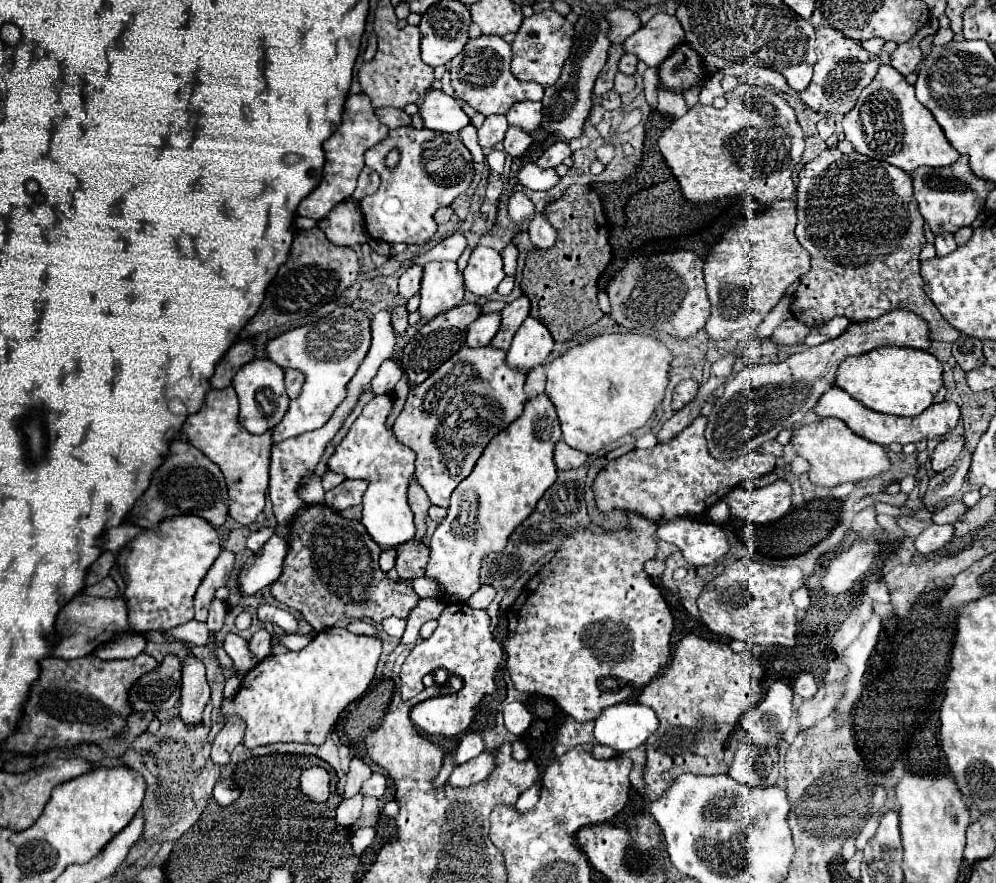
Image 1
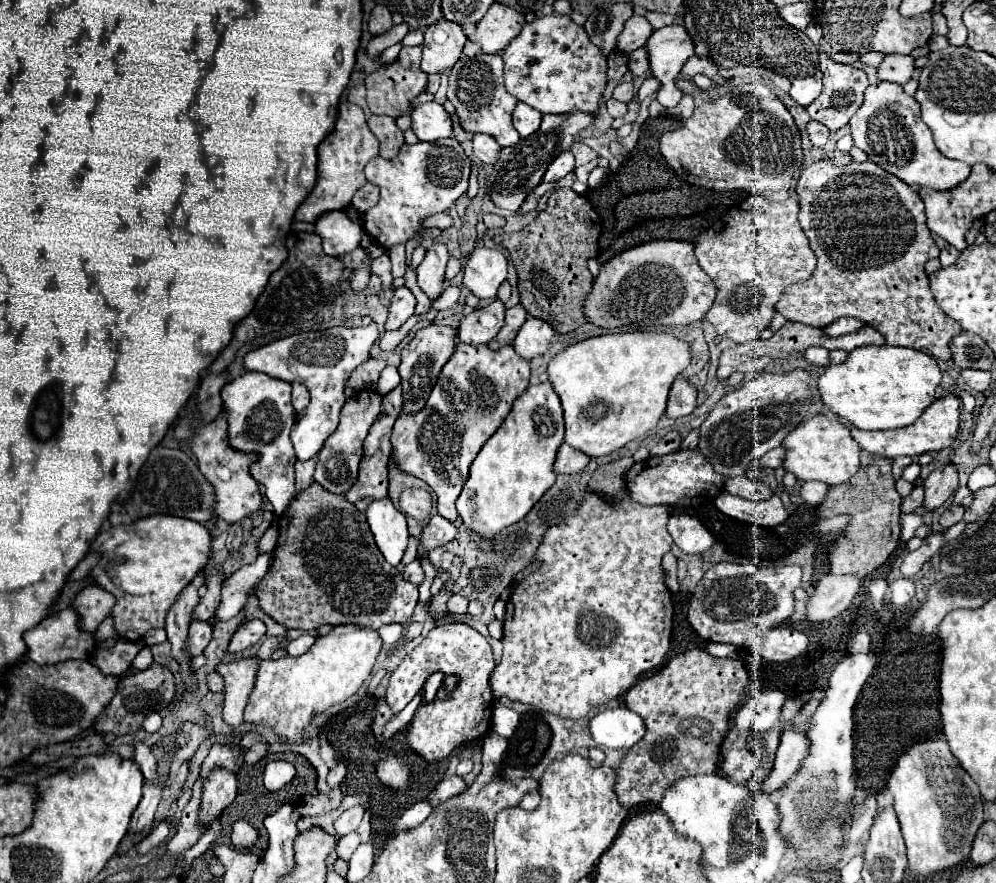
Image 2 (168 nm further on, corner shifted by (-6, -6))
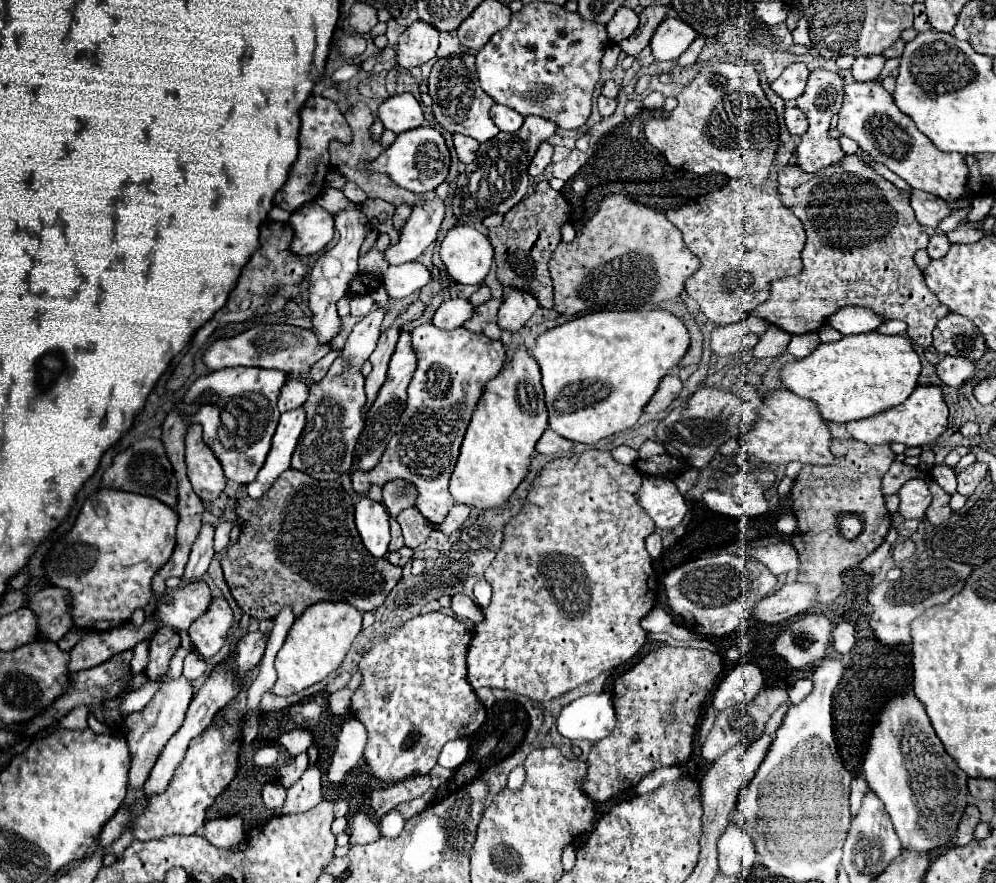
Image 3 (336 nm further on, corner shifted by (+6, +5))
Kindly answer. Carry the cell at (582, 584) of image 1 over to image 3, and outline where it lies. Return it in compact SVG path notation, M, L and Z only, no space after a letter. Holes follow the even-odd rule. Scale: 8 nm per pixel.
M587 450L581 454L569 454L555 458L551 464L543 468L543 472L535 478L527 494L527 504L523 506L521 514L513 518L505 530L503 546L497 552L497 558L485 570L485 580L493 586L493 598L487 608L483 608L485 622L479 624L473 632L473 640L467 652L467 680L477 688L503 688L521 696L527 696L537 702L553 700L563 696L565 692L591 682L605 670L613 670L619 664L631 660L647 640L647 632L641 628L641 620L653 610L655 606L655 592L657 592L657 576L653 572L653 562L645 550L645 538L655 532L655 522L639 504L639 488L643 478L637 474L633 466L617 462L609 452L601 450Z

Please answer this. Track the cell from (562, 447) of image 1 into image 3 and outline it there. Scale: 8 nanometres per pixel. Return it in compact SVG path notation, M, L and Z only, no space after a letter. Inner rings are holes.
M545 430L545 434L541 436L541 440L537 442L537 452L539 454L547 454L547 456L561 456L561 454L569 454L573 448L573 442L551 432Z

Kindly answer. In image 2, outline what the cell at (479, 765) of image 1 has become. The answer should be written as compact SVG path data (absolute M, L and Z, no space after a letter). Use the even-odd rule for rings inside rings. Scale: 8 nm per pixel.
M452 775L445 777L439 785L427 795L427 803L431 803L431 807L437 807L439 803L445 803L447 799L451 799L453 795L459 795L465 789L465 781L463 778Z

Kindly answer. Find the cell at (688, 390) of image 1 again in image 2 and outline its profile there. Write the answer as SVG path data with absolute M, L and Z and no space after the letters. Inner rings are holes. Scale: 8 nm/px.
M681 377L675 379L671 393L669 393L669 403L667 403L665 415L669 419L681 419L681 417L691 415L695 407L697 407L697 389Z

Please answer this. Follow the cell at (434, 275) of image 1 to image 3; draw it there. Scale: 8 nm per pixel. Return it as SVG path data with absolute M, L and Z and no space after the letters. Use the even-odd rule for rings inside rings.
M433 200L425 202L423 206L415 206L399 234L399 242L385 250L385 260L389 264L417 260L425 252L425 248L435 242L441 220L443 220L443 200Z

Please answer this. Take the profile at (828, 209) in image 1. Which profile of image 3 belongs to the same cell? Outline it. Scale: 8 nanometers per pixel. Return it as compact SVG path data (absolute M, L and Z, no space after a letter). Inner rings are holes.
M845 154L835 164L841 166L841 174L785 174L783 168L779 170L777 188L781 200L795 212L807 232L807 242L801 252L803 270L795 278L775 280L769 298L755 308L755 316L769 320L791 334L805 334L817 330L841 306L865 306L885 320L903 320L907 324L907 336L915 344L929 348L933 344L931 332L935 324L947 316L949 310L927 288L923 272L913 260L917 250L927 248L929 236L923 232L923 226L909 206L911 192L899 190L893 182L879 176L859 154Z

